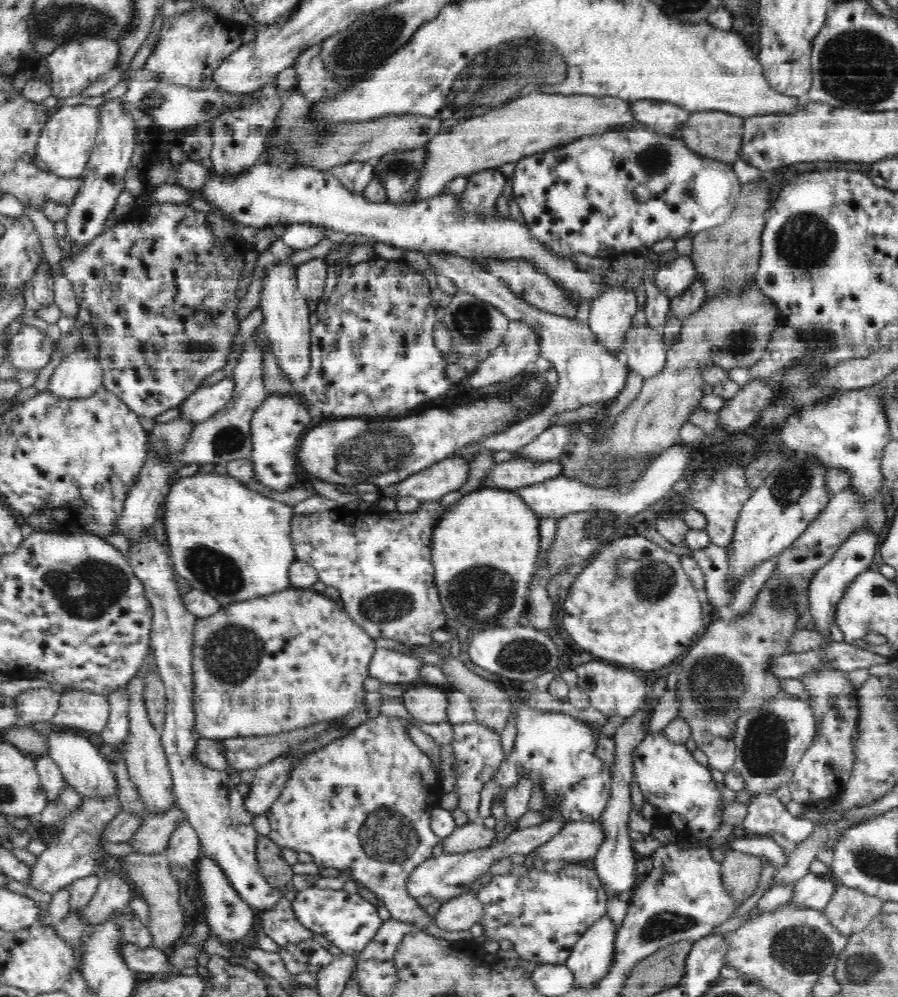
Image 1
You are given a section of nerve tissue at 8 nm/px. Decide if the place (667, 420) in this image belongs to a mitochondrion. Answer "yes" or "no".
no

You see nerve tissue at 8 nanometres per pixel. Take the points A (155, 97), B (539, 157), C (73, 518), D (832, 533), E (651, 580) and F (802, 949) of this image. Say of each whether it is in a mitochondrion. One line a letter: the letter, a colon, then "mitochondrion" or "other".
A: mitochondrion
B: other
C: other
D: other
E: mitochondrion
F: mitochondrion

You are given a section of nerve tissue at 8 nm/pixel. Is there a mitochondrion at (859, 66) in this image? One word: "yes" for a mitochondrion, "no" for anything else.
yes

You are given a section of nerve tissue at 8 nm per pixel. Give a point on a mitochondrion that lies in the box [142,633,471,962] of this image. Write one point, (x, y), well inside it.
(386, 835)

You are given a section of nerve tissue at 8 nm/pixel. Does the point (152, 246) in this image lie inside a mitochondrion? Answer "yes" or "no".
no

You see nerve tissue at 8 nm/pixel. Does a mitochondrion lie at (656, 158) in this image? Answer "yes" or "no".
yes

